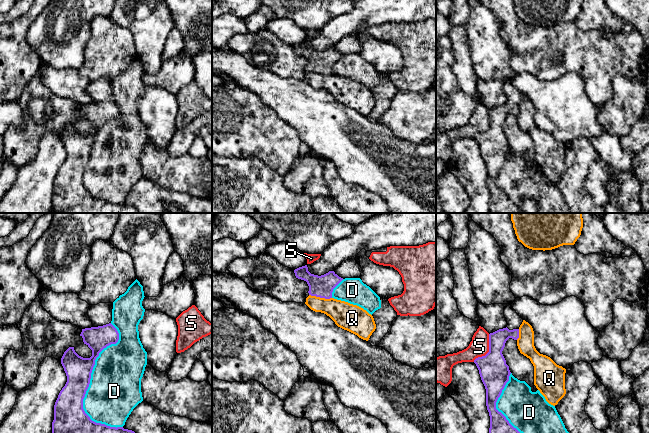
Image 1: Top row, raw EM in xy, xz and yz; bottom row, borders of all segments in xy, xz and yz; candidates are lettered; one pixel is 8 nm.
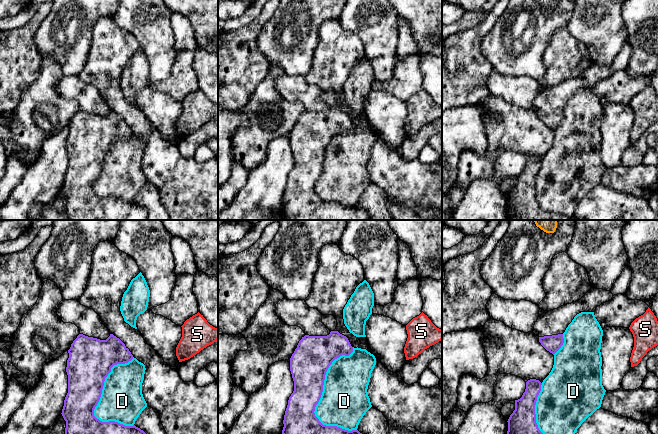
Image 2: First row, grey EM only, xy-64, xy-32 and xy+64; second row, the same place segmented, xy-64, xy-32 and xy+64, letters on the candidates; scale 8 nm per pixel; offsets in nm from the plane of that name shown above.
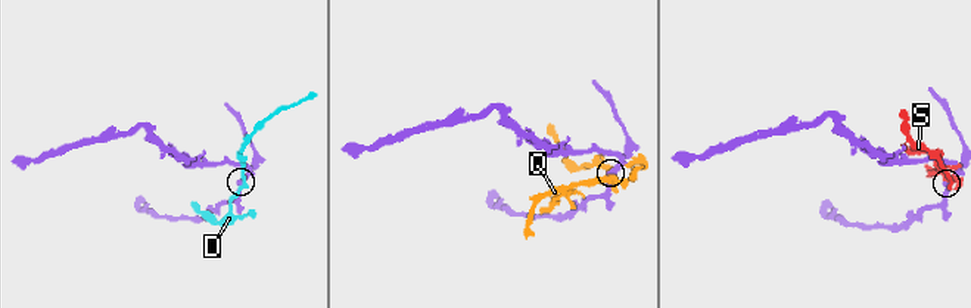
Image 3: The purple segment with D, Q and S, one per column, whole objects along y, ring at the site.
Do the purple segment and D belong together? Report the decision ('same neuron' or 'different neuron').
different neuron

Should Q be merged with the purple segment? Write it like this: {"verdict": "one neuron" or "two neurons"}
{"verdict": "two neurons"}

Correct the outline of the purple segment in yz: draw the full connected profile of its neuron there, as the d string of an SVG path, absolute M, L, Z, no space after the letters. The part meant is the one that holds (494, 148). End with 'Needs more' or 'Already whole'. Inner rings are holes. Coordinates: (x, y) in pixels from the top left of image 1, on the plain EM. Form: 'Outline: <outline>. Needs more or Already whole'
Outline: M511 80L504 85L504 92L507 103L489 110L489 128L476 134L474 139L486 165L486 182L490 192L489 213L526 213L496 185L496 178L511 150L502 127L509 114L519 114L519 103L523 98Z. Needs more

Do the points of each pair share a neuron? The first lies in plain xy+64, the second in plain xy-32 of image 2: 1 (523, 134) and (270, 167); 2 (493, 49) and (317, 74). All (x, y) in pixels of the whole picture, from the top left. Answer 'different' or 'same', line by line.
1: different
2: different

